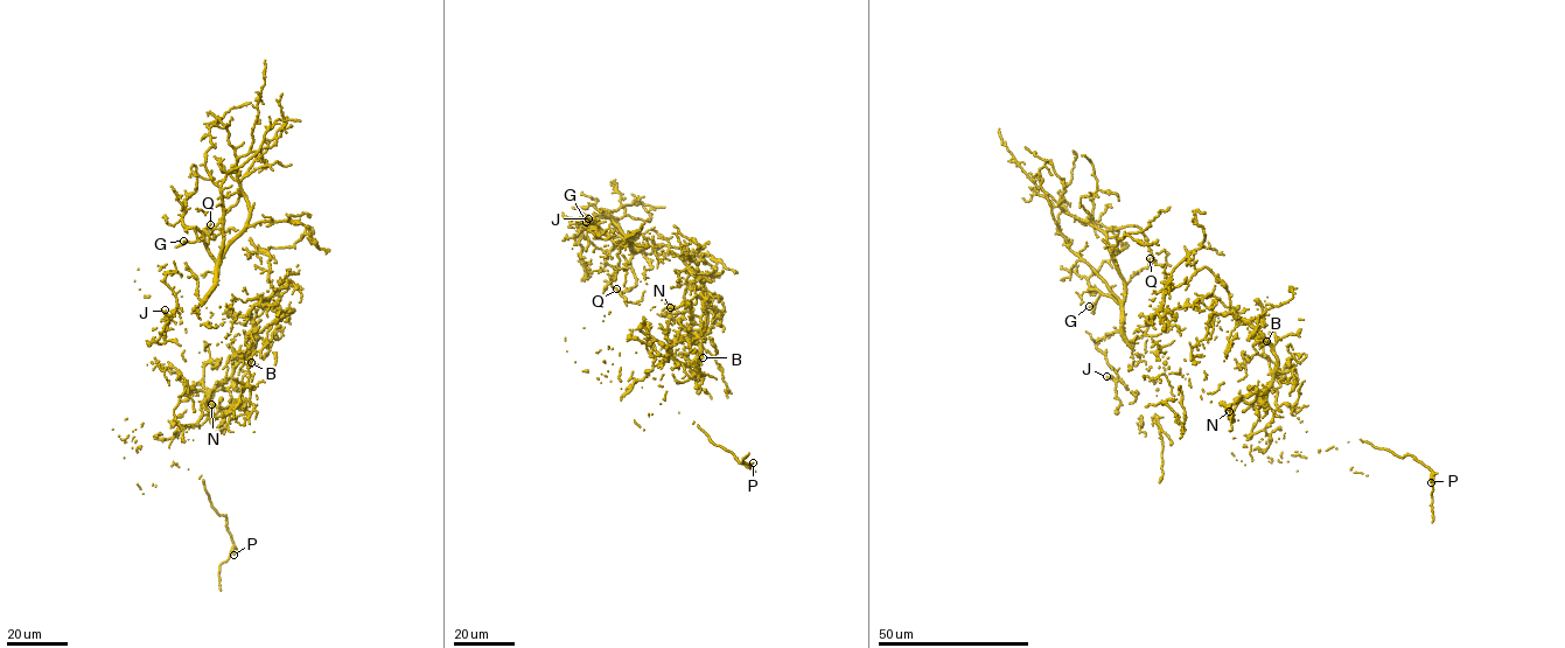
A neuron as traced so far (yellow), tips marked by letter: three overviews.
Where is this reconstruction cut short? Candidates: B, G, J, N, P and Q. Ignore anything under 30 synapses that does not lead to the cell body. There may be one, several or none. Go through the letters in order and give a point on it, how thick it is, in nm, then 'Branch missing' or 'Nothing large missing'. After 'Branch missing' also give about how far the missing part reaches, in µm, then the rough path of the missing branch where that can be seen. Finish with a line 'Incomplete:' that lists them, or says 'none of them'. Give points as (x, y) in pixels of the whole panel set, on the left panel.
B: Place: (251, 362). Thickness 170 nm. Branch missing. Missing length about 10 µm
G: Place: (183, 241). Thickness 140 nm. Nothing large missing
J: Place: (165, 309). Thickness 160 nm. Branch missing. Missing length about 20 µm. Course of what is missing: (165, 309), (141, 307), (137, 294), (138, 285)
N: Place: (211, 404). Thickness 150 nm. Nothing large missing
P: Place: (233, 555). Thickness 160 nm. Nothing large missing
Q: Place: (210, 224). Thickness 140 nm. Nothing large missing
Incomplete: B, J

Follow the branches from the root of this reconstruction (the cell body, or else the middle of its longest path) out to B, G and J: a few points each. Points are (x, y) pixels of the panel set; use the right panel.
B: (1213, 273), (1229, 294), (1231, 311), (1266, 341)
G: (1213, 273), (1202, 267), (1168, 291), (1134, 343), (1123, 331), (1119, 302), (1102, 294), (1089, 306)
J: (1213, 273), (1202, 267), (1168, 291), (1134, 343), (1119, 302), (1101, 294), (1085, 332), (1117, 380), (1106, 376)

